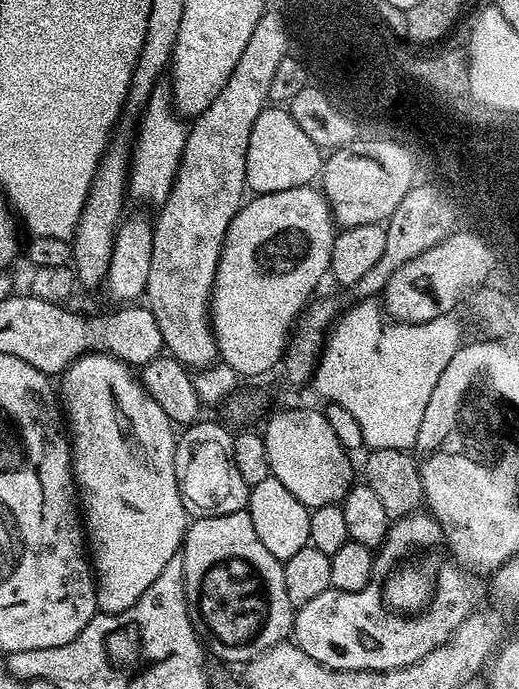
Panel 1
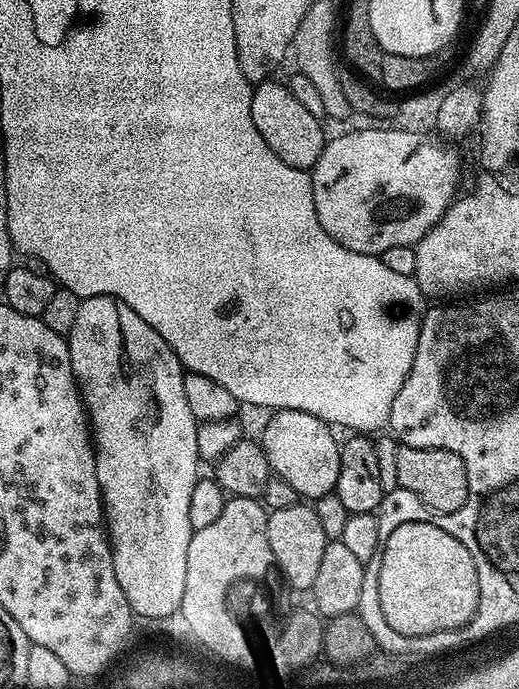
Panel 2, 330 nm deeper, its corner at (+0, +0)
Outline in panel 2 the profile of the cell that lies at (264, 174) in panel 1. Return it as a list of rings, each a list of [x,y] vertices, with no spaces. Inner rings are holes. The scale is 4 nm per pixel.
[[[269,78],[262,84],[257,84],[252,90],[250,114],[254,118],[254,126],[258,126],[258,134],[266,138],[266,146],[286,162],[286,166],[311,170],[318,162],[326,143],[322,120],[310,114],[302,103],[294,98],[287,83]]]

